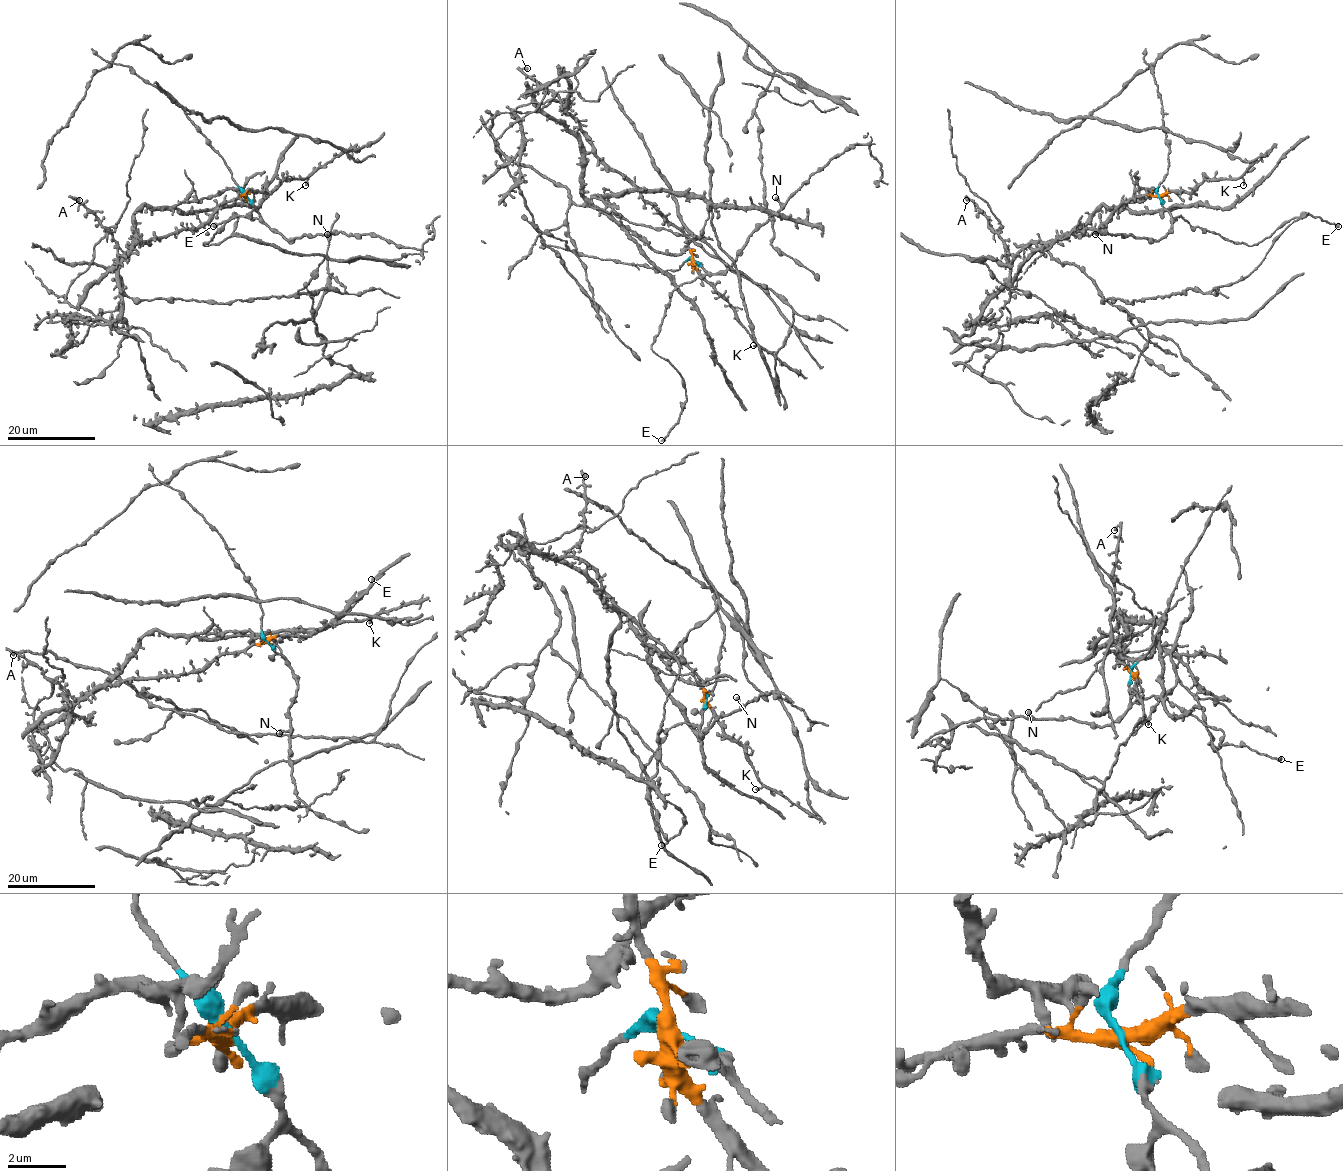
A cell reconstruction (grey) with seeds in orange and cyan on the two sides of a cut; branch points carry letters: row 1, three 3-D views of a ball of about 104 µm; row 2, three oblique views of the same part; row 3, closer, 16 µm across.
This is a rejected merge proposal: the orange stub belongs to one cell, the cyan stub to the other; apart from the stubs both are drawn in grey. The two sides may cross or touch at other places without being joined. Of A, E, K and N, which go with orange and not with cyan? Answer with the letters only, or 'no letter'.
A, K

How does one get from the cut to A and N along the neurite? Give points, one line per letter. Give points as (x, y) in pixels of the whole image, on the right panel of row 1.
A: (1158, 195), (1134, 196), (1097, 229), (1032, 241), (1011, 266), (1005, 242), (967, 201)
N: (1158, 195), (1172, 222), (1171, 229), (1163, 237), (1151, 240), (1094, 234)

